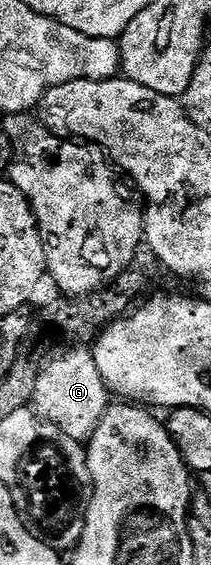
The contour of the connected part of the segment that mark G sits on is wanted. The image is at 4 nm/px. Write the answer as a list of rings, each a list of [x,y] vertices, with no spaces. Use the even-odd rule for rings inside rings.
[[[86,347],[71,349],[73,350],[49,364],[47,362],[41,368],[30,405],[40,420],[58,427],[70,438],[84,441],[91,436],[97,423],[104,417],[110,404],[110,394],[98,374],[91,350]]]

